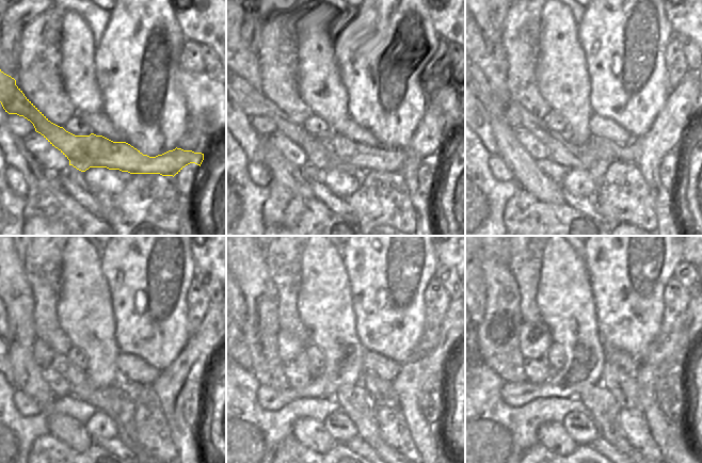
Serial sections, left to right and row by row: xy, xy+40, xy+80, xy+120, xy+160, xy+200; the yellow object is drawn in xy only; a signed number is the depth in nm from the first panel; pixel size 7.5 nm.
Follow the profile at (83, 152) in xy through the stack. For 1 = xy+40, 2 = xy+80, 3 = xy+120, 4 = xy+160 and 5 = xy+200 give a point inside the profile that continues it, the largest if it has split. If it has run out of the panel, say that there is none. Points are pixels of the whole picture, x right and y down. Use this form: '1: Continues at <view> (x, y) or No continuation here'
1: Continues at xy+40 (323, 152)
2: Continues at xy+80 (594, 157)
3: Continues at xy+120 (118, 401)
4: Continues at xy+160 (354, 400)
5: Continues at xy+200 (603, 408)

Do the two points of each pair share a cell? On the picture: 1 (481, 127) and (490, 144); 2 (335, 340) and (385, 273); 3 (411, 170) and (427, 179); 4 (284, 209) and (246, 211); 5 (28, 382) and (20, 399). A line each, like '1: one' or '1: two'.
1: one
2: two
3: two
4: two
5: two

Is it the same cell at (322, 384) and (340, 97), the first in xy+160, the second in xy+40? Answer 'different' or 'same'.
same

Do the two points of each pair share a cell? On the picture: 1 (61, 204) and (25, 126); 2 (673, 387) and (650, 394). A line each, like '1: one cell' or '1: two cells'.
1: two cells
2: two cells

